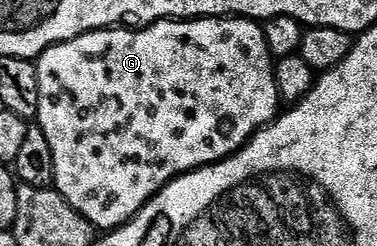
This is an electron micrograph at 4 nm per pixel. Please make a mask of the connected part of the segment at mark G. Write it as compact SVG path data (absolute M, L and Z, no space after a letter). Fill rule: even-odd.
M197 18L195 20L158 20L154 24L137 27L137 32L127 32L127 27L113 26L111 28L101 28L98 32L87 32L73 40L67 40L61 44L54 44L45 50L35 61L38 70L38 114L36 120L38 126L42 130L42 134L46 134L46 139L50 141L50 151L54 153L54 174L56 175L56 183L54 185L56 191L62 194L62 198L66 198L66 202L70 202L70 206L74 206L74 210L78 210L78 214L82 214L92 227L97 230L111 230L113 228L121 228L127 220L133 220L142 210L142 206L146 206L146 202L152 199L161 188L166 187L171 180L178 176L183 176L185 172L193 172L196 168L204 168L208 164L217 164L220 160L225 160L228 156L232 156L238 149L244 147L260 129L272 123L276 119L282 108L282 101L278 94L278 86L276 85L276 66L272 51L266 46L266 38L264 37L264 29L255 20L245 20L243 18Z

